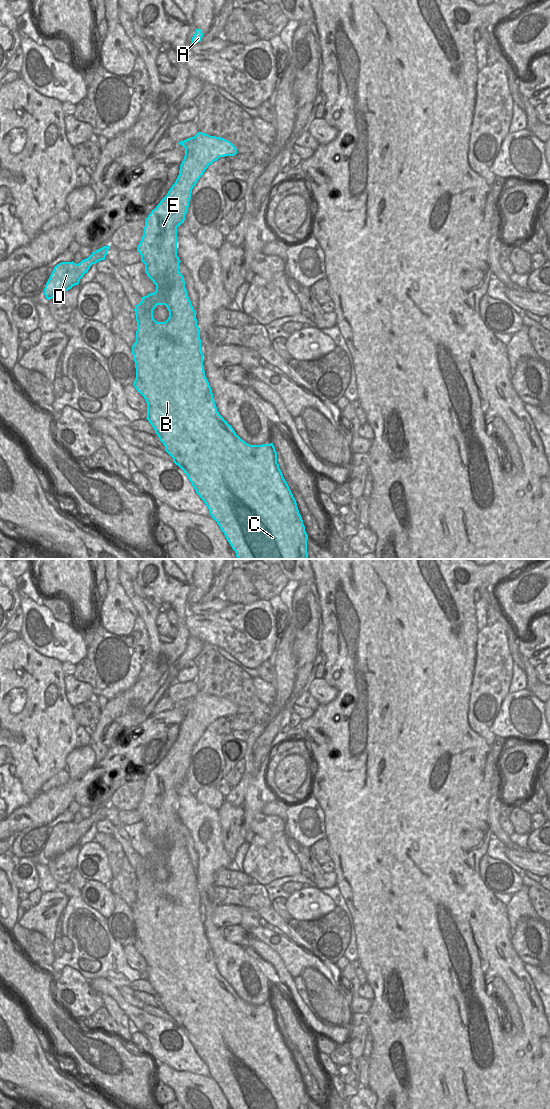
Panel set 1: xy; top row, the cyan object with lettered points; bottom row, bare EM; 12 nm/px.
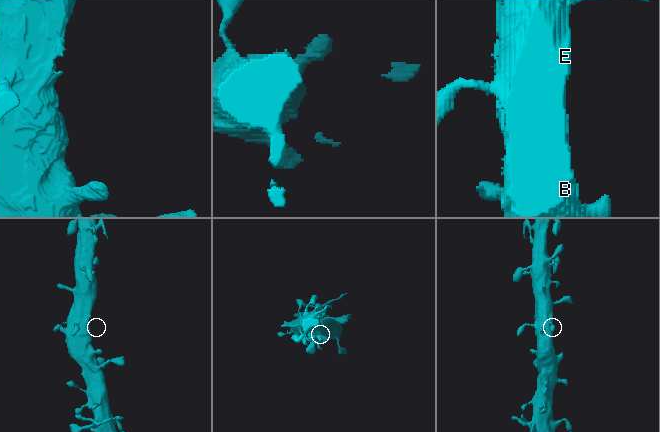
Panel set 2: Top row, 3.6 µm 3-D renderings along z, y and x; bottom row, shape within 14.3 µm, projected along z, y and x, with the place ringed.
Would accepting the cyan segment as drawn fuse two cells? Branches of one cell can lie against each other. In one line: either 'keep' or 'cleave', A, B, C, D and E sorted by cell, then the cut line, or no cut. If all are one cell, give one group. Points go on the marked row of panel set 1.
keep | A B C D E | no cut

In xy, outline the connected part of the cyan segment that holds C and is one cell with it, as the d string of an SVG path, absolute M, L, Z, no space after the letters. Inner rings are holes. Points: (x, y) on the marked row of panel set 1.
M198 132L194 137L188 138L184 141L180 141L178 144L185 148L185 156L180 165L179 175L172 185L167 195L160 201L155 209L145 219L145 227L143 236L137 247L137 251L141 255L141 261L145 264L145 272L147 276L156 285L156 291L150 293L147 296L141 298L141 302L136 305L134 311L137 321L136 341L132 346L133 360L136 368L136 379L133 386L144 397L147 403L147 420L152 425L155 433L158 435L160 441L165 446L165 451L173 458L173 462L178 465L184 473L187 475L193 488L199 497L204 501L209 509L211 517L217 522L221 531L224 533L227 541L231 545L232 549L236 553L237 559L308 559L307 553L307 539L308 535L305 531L302 517L299 513L297 503L293 494L285 481L283 474L277 463L277 452L273 443L262 445L250 445L242 440L234 431L231 425L220 415L217 411L215 401L213 399L212 389L205 376L203 365L203 353L201 351L201 339L200 329L197 325L196 311L194 310L191 301L188 297L187 290L185 288L185 281L183 275L179 272L179 263L181 262L177 256L177 227L184 223L185 215L189 207L189 201L191 199L191 193L193 187L196 185L200 177L204 174L205 170L214 161L217 161L220 157L234 156L237 154L236 147L228 140L210 136L208 134ZM157 305L165 305L169 311L169 317L165 322L157 322L153 317L153 310Z

